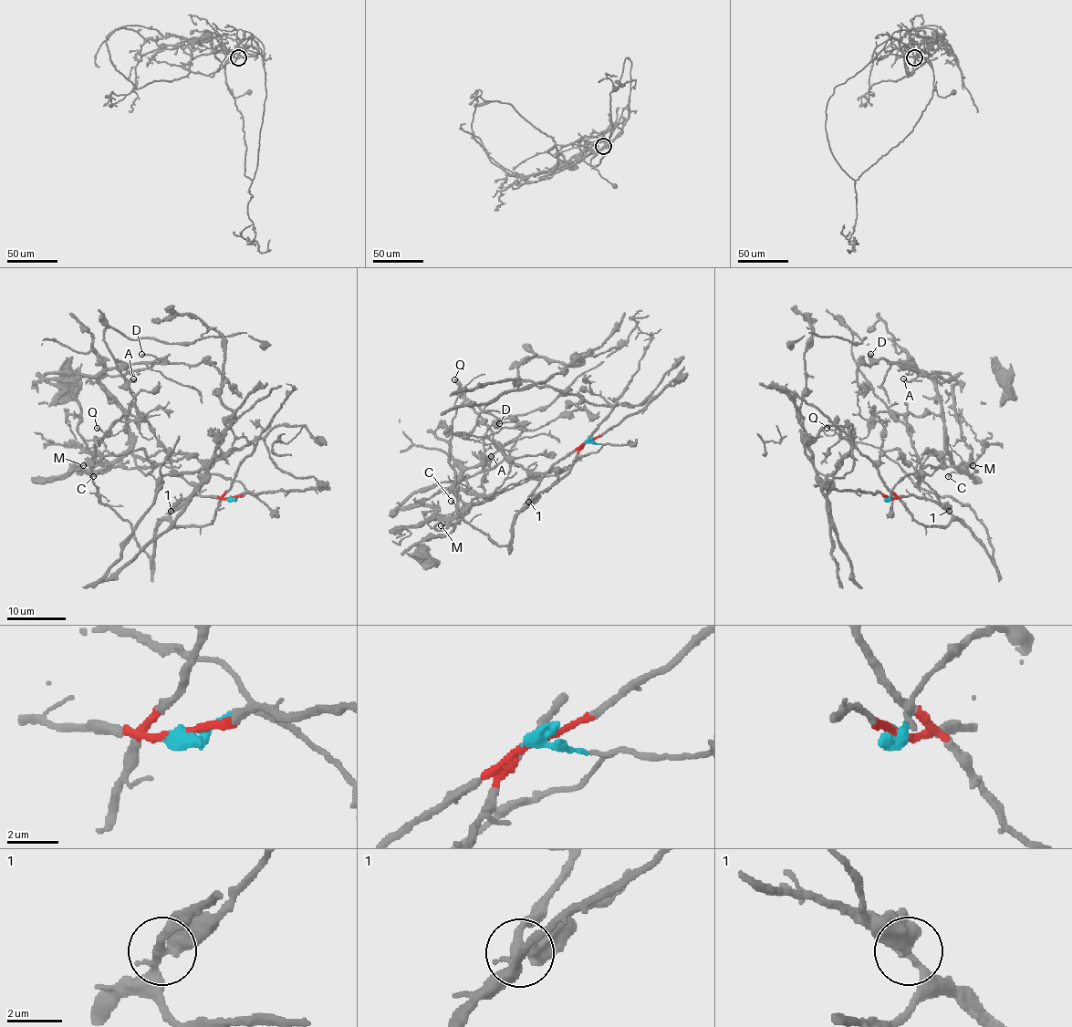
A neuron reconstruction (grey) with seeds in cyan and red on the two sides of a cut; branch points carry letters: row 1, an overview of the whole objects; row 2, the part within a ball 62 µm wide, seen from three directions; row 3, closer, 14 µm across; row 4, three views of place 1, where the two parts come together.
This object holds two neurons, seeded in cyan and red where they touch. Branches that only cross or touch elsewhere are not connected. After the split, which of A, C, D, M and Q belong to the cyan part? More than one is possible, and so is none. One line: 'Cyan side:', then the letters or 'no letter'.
Cyan side: A, C, D, M

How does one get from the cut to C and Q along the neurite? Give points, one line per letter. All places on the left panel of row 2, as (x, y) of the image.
C: (230, 499), (245, 490), (238, 482), (211, 474), (187, 453), (159, 451), (143, 458), (127, 453), (93, 475)
Q: (230, 499), (180, 501), (158, 527), (150, 556), (91, 482), (95, 445), (105, 434), (96, 427)

